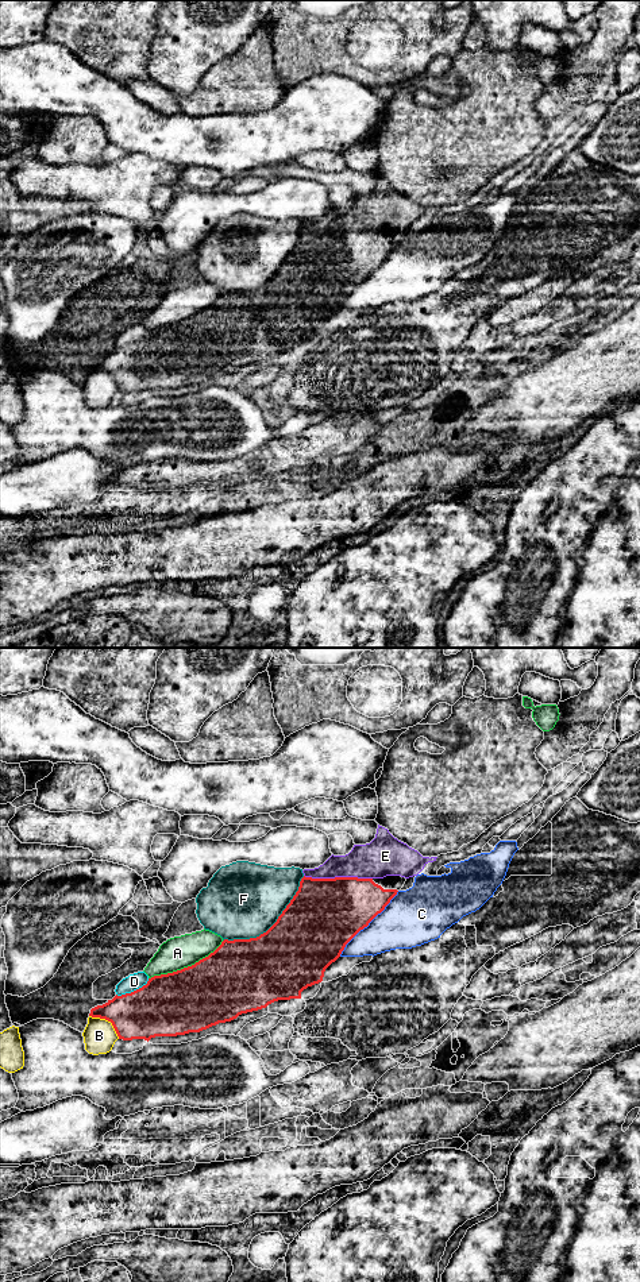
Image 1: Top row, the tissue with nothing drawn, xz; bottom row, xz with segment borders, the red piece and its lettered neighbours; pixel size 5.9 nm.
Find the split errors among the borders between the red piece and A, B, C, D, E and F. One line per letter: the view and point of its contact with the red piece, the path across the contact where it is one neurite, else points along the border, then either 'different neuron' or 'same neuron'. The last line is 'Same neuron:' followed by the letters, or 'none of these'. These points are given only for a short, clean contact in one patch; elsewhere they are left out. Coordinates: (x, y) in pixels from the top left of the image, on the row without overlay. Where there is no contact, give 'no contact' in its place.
A: meets red in xz at (185, 320); different neuron
B: meets red in xz at (108, 373); different neuron
C: meets red in xz at (367, 277); different neuron
D: meets red in xz at (134, 343); different neuron
E: meets red in xz at (338, 230); same neuron
F: meets red in xz at (273, 277); different neuron
Same neuron: E

